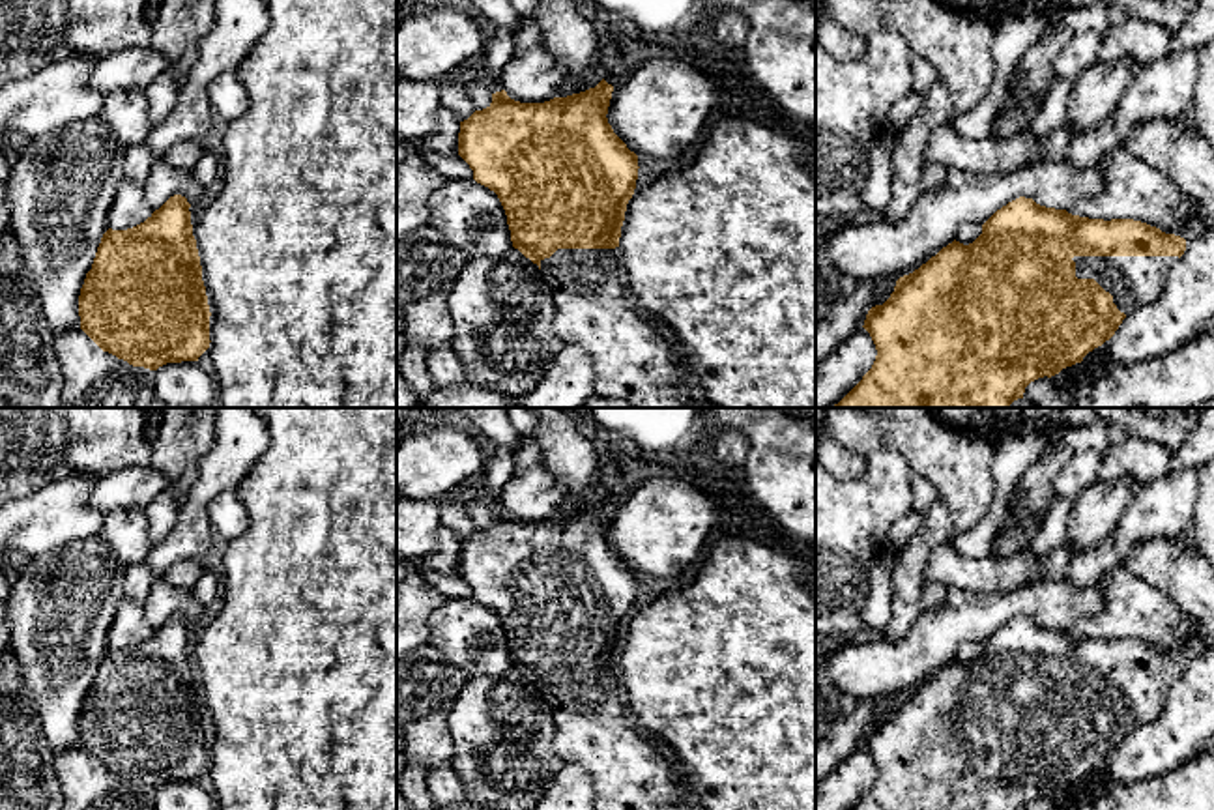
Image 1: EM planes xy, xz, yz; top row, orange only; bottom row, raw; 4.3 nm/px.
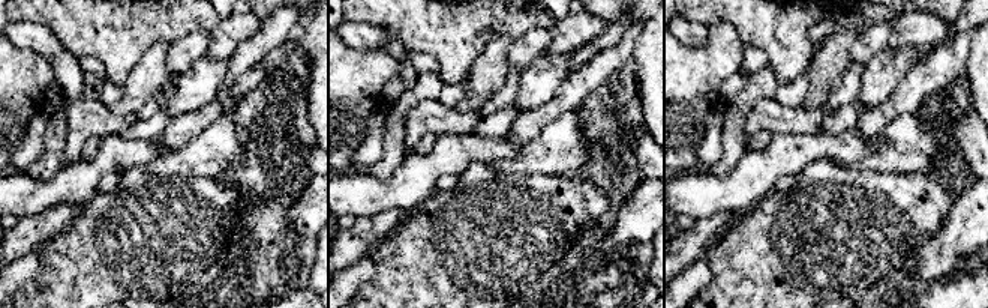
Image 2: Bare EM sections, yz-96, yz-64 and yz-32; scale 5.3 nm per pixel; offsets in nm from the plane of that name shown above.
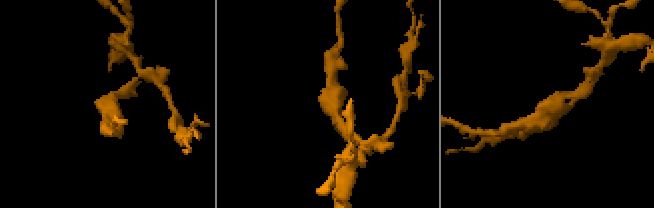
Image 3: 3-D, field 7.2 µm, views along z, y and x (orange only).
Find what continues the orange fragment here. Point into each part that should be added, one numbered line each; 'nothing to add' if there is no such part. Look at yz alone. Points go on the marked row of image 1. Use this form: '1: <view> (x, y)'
1: yz (1134, 281)

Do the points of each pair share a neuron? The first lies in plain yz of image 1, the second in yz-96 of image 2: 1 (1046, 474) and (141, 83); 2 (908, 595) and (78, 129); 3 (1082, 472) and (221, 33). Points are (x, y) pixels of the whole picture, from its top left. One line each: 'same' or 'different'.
1: same
2: different
3: different

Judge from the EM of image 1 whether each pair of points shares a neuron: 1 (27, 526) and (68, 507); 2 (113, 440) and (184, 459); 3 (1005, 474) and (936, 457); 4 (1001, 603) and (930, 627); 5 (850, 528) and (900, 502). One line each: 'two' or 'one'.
1: one
2: two
3: two
4: one
5: one

